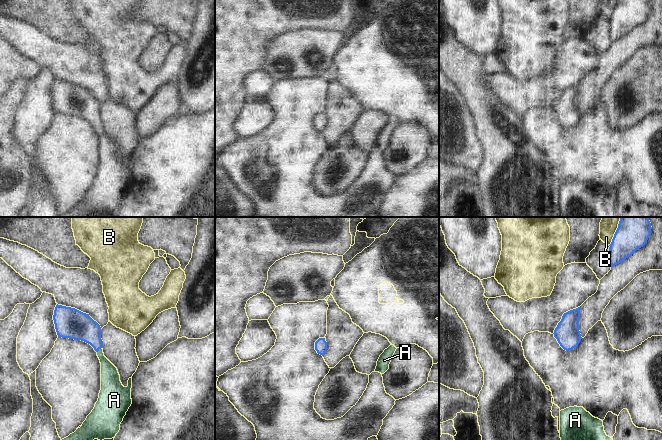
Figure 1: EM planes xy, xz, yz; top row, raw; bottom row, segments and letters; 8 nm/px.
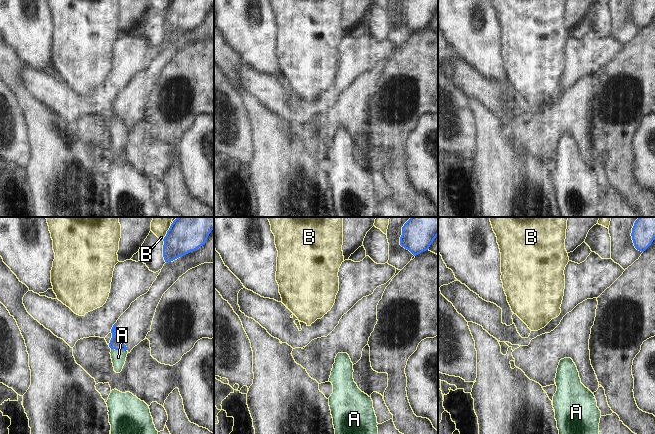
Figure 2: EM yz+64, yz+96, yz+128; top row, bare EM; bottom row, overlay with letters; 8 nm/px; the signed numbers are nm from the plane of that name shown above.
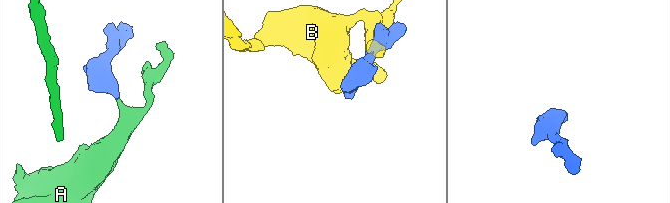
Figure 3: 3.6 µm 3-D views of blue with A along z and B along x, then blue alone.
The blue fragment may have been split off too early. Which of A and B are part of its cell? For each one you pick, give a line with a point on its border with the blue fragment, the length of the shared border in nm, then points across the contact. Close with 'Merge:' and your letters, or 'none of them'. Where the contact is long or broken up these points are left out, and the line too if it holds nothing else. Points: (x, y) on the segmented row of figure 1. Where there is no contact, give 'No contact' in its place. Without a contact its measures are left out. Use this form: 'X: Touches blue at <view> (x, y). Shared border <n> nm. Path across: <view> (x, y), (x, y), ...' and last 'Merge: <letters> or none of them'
A: Touches blue at xy (98, 350). Shared border 60 nm. Path across: xy (79, 326), (97, 344), (98, 350), (107, 367), (110, 378)
Merge: A

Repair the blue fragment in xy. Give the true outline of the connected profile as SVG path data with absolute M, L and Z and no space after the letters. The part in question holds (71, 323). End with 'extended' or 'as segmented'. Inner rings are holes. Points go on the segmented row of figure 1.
M57 304L53 320L58 337L90 344L101 363L101 390L94 409L80 428L62 440L115 438L132 404L132 377L128 380L128 386L124 387L117 368L104 356L101 327L89 314Z; extended

